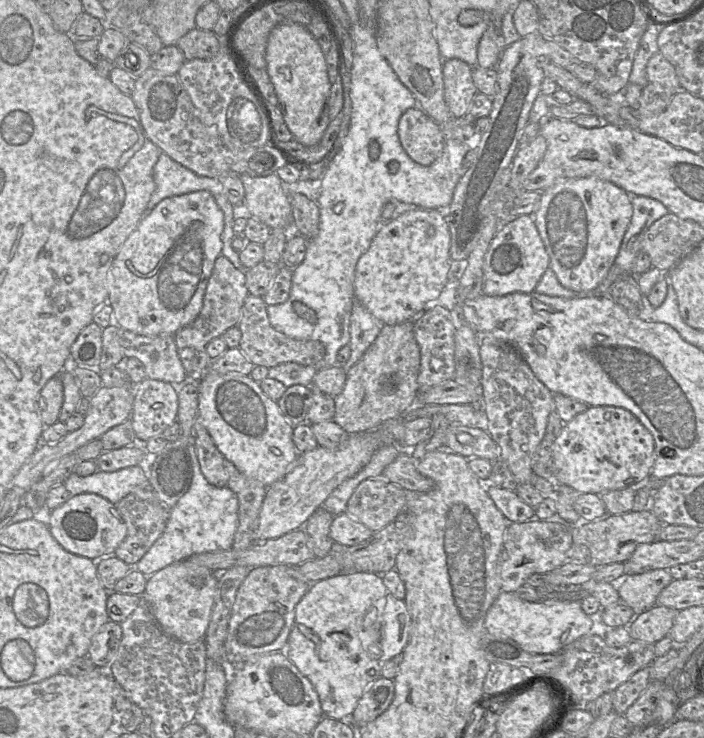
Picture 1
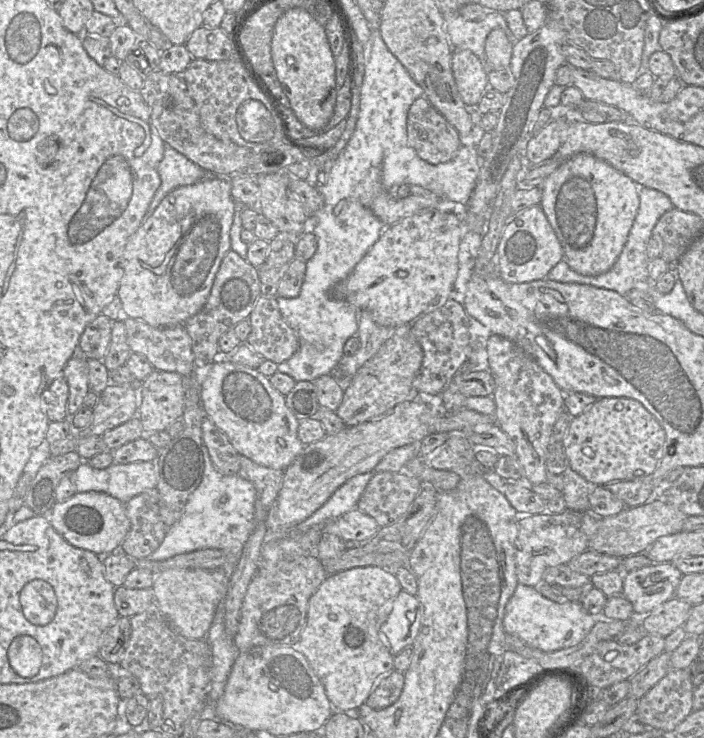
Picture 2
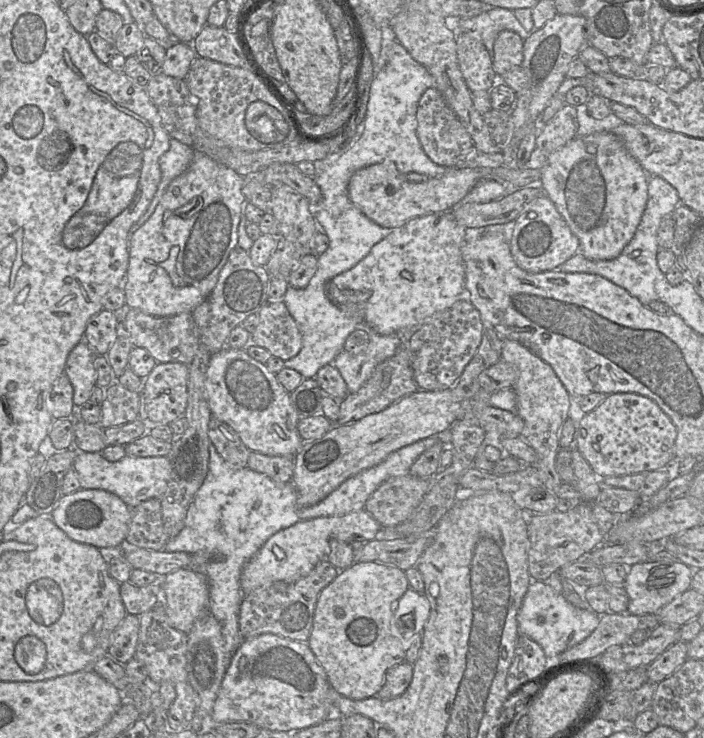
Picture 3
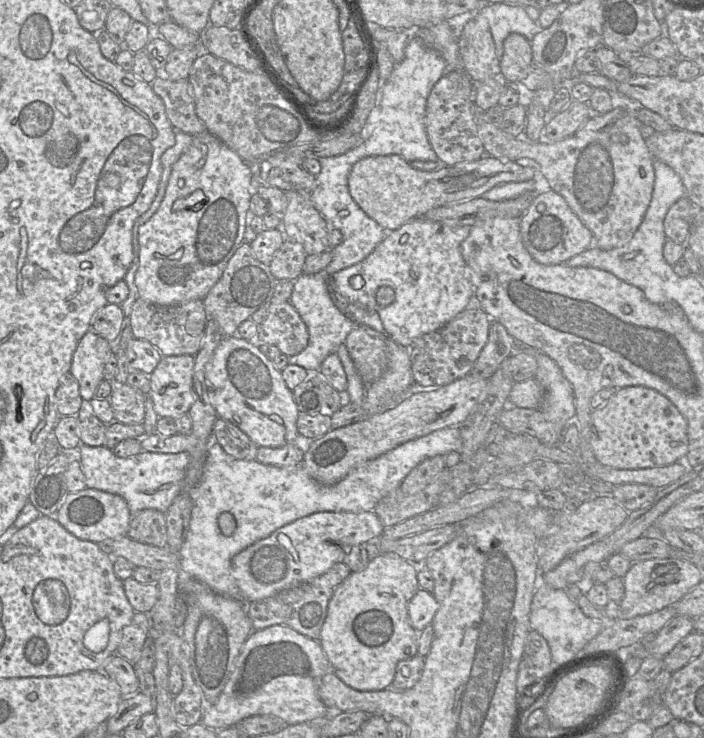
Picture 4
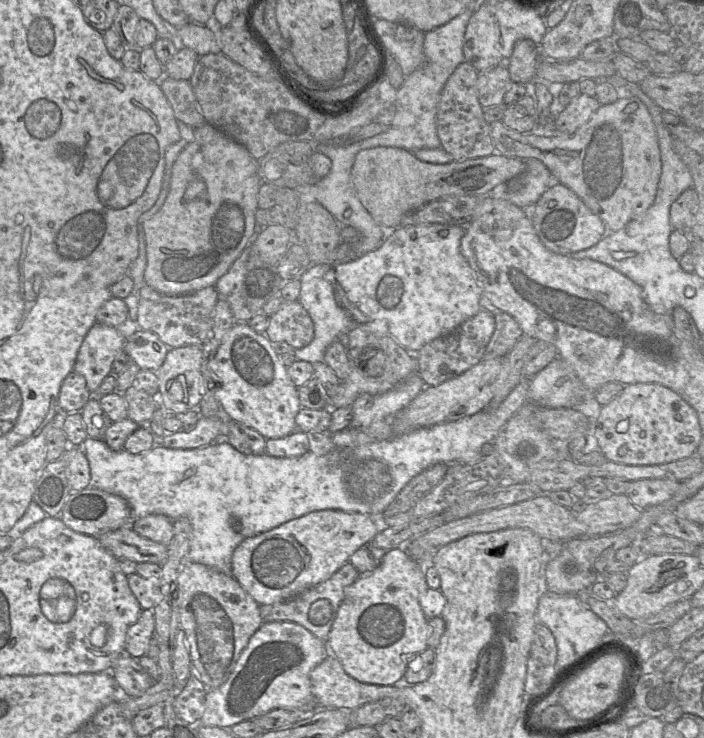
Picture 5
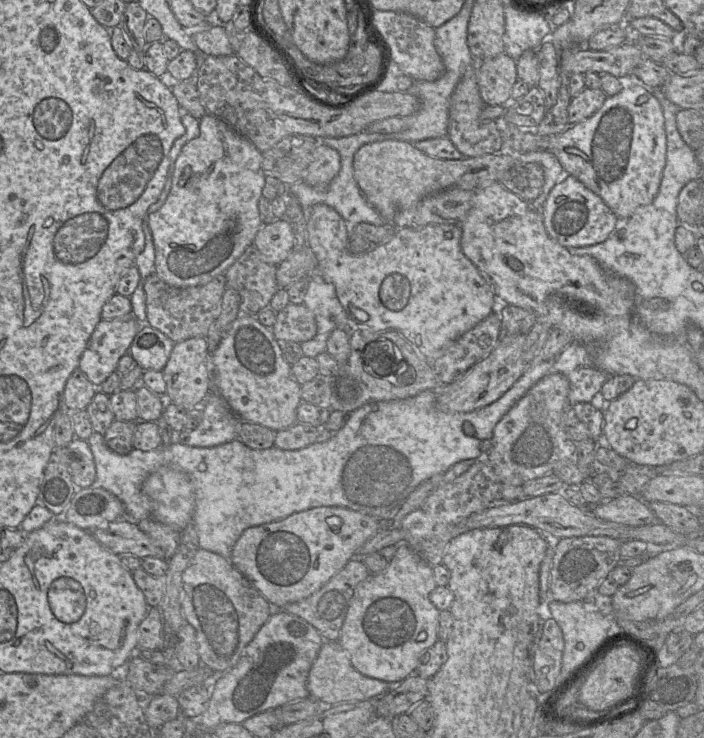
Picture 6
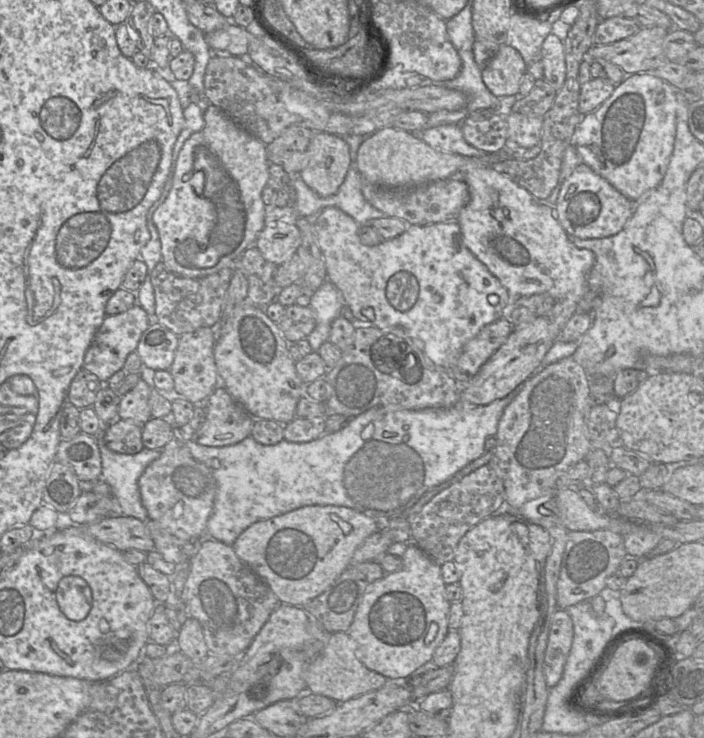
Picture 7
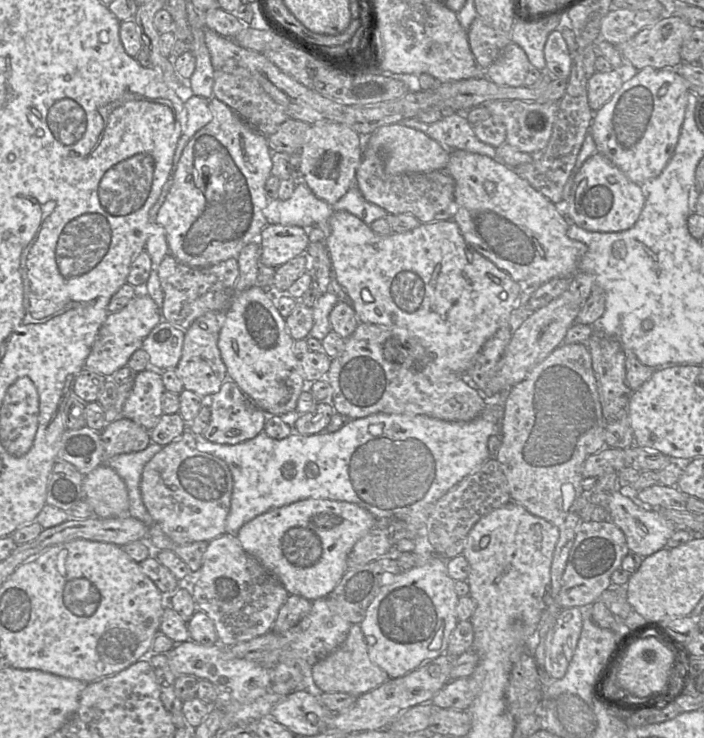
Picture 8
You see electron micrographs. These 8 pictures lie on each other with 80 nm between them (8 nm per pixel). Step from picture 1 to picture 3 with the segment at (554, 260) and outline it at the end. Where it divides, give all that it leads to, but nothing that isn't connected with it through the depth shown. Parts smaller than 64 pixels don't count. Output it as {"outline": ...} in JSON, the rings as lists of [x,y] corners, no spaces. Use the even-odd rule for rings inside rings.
{"outline":[[[610,132],[575,137],[547,157],[541,168],[546,196],[555,204],[571,232],[578,238],[579,252],[589,260],[617,258],[633,238],[648,201],[650,176],[626,149],[623,141]]]}

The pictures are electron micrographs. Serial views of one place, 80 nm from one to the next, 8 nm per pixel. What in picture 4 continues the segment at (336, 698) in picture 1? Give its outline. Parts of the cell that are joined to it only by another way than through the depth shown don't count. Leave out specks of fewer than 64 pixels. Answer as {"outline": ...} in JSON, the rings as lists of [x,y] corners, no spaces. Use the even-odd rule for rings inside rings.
{"outline":[[[382,553],[369,561],[366,568],[350,575],[336,587],[329,601],[319,643],[331,670],[347,686],[358,691],[378,691],[391,687],[399,662],[417,655],[421,631],[413,628],[408,605],[420,589],[418,566],[395,553]]]}

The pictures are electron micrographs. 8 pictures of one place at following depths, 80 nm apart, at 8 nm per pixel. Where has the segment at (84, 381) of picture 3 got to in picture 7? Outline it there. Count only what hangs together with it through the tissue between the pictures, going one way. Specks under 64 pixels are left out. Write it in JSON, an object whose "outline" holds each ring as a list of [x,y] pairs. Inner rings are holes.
{"outline":[[[138,303],[123,313],[106,315],[85,353],[83,369],[97,376],[103,383],[107,382],[113,374],[123,368],[127,356],[136,352],[139,340],[150,323],[147,313]]]}

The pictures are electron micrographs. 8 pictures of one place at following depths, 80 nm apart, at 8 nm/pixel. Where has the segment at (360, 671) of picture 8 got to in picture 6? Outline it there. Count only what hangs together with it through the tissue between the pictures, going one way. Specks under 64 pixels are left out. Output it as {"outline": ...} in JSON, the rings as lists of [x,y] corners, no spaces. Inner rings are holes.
{"outline":[[[324,641],[309,670],[306,682],[307,690],[309,691],[310,696],[319,701],[325,707],[351,701],[376,700],[383,694],[390,691],[391,685],[396,684],[389,684],[375,678],[367,677],[356,670],[351,663],[348,653],[341,647],[338,641]]]}

